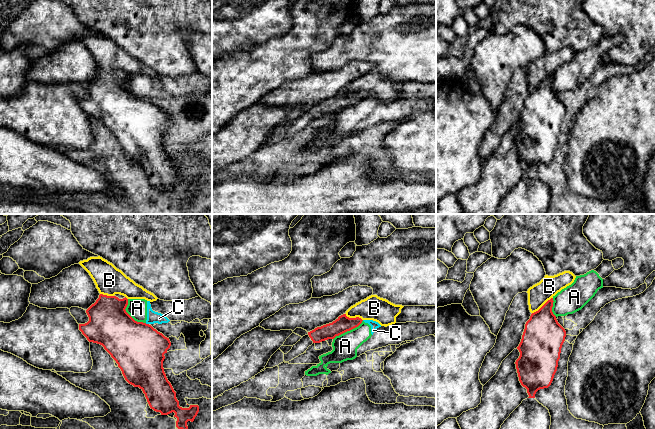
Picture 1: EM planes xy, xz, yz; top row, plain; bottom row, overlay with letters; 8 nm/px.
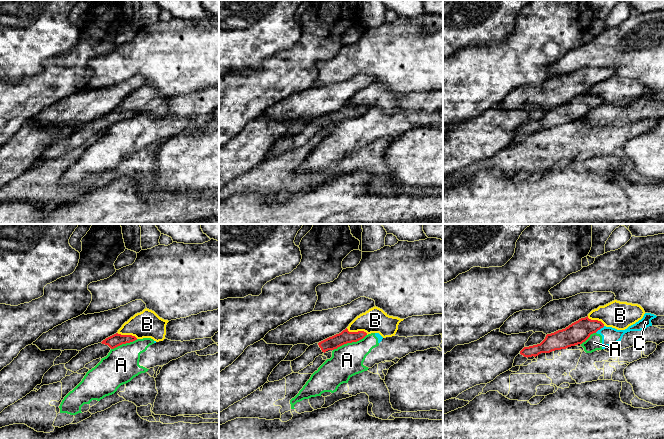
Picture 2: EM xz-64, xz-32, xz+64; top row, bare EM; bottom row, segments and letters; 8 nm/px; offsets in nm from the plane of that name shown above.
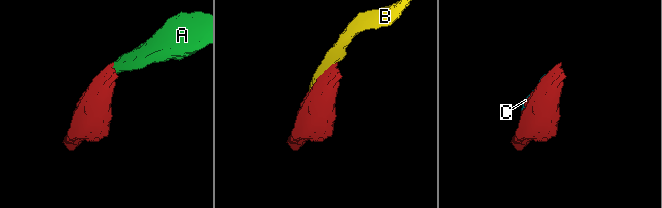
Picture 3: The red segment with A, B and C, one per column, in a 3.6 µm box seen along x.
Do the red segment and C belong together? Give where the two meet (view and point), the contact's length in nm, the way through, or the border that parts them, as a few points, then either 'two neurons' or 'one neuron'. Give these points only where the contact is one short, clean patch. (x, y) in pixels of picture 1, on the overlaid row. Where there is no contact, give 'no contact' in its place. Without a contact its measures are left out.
xy (147, 324) | 30 nm | two neurons

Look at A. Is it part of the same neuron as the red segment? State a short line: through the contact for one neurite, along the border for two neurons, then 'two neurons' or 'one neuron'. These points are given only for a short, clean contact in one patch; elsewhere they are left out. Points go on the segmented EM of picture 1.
line xy (127, 299), (125, 310), (135, 320), (145, 323); two neurons

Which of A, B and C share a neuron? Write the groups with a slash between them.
A C / B

